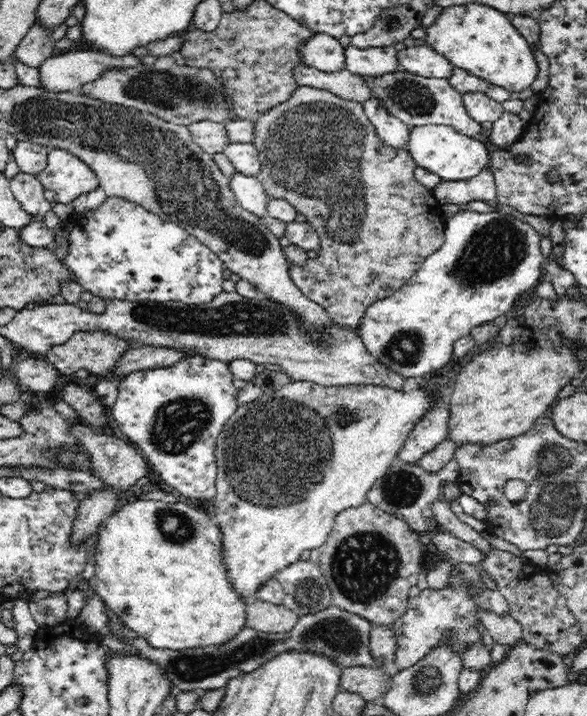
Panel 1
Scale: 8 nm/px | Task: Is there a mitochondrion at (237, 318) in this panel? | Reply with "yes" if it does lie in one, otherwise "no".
yes

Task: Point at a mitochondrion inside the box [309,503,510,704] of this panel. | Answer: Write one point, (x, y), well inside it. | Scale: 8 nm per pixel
(364, 566)

